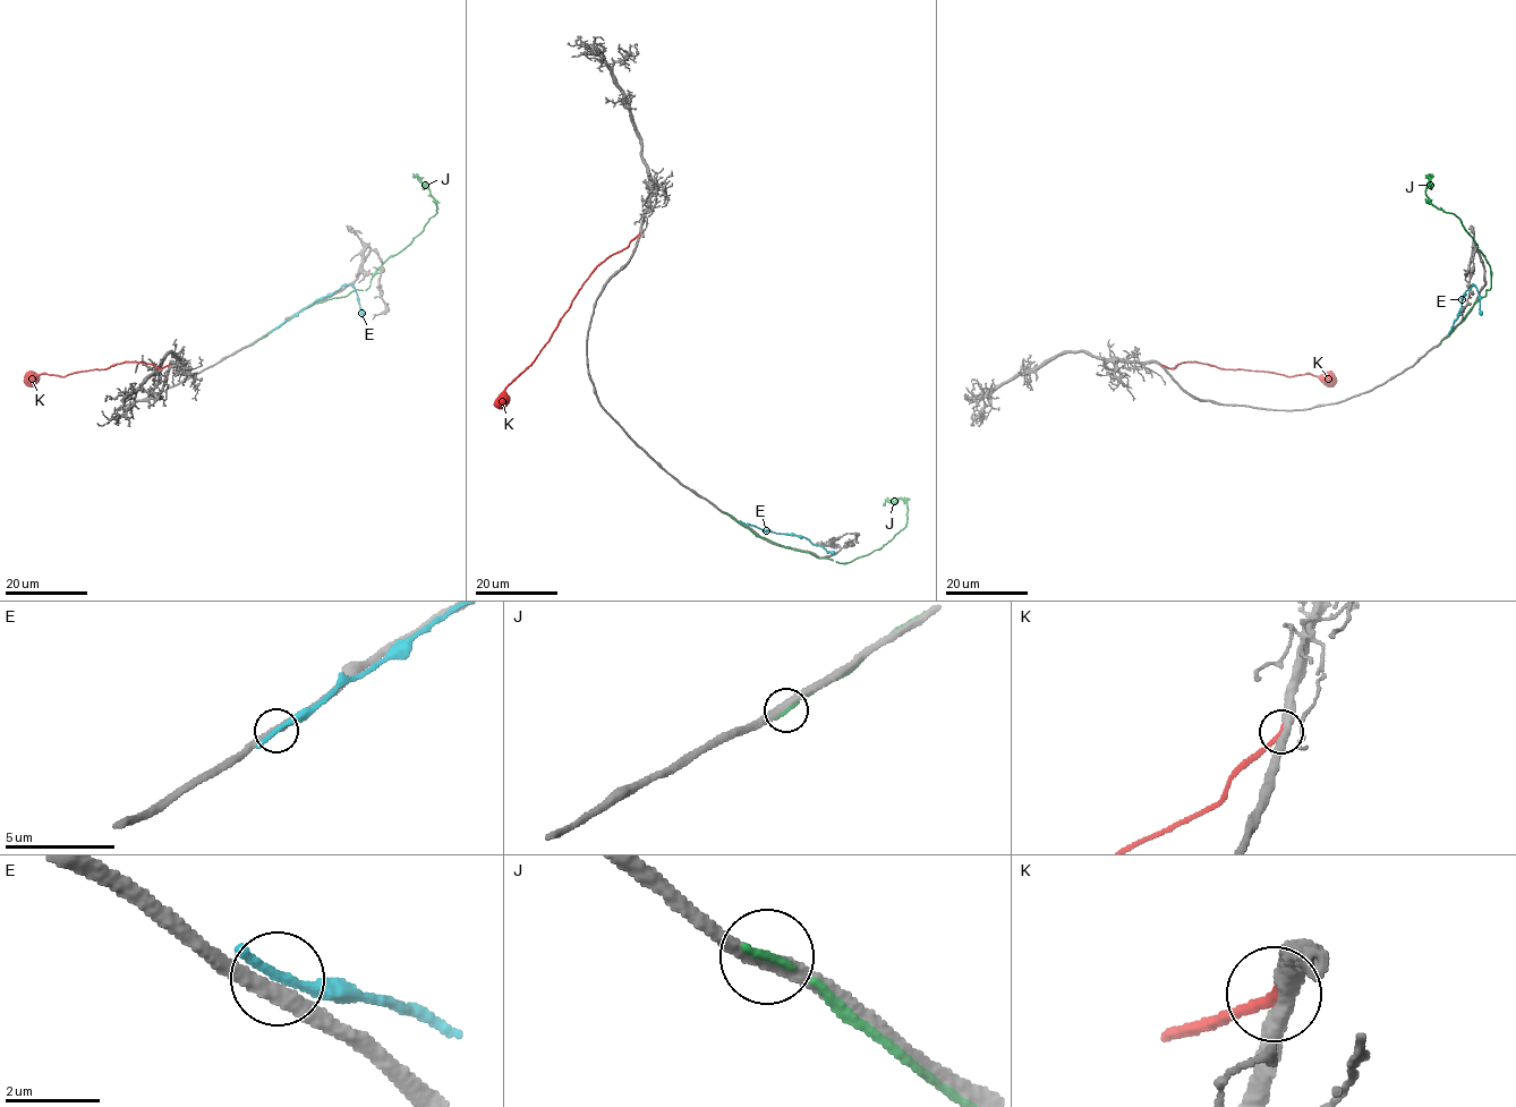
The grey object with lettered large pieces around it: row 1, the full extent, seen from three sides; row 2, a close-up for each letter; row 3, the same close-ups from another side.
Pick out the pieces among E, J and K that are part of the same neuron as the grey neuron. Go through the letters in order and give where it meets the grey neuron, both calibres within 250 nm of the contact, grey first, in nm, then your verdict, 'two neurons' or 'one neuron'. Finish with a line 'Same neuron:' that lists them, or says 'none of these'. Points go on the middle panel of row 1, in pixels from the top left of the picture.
E: (743, 524) | 340/280 nm | two neurons
J: (724, 512) | 300/170 nm | two neurons
K: (639, 233) | 360/240 nm | one neuron
Same neuron: K

